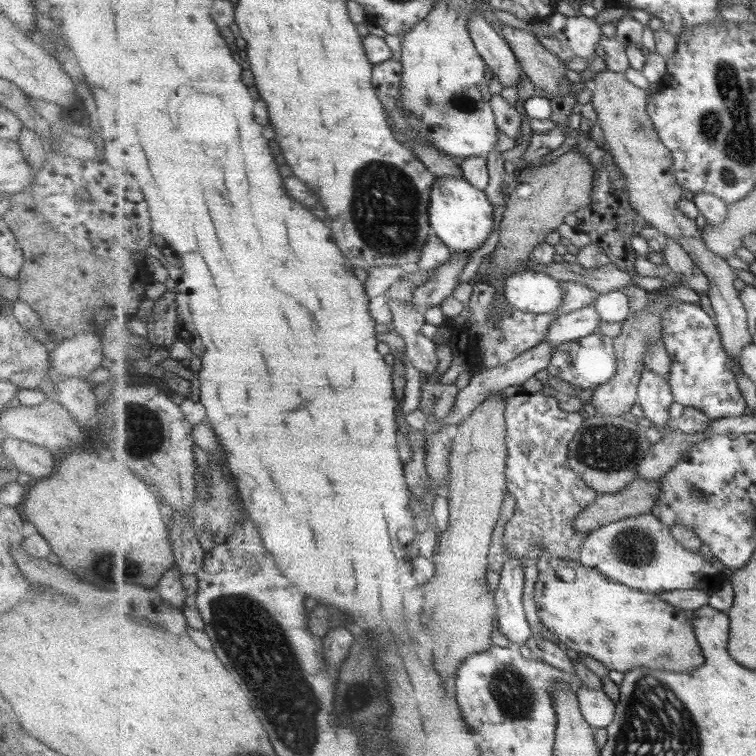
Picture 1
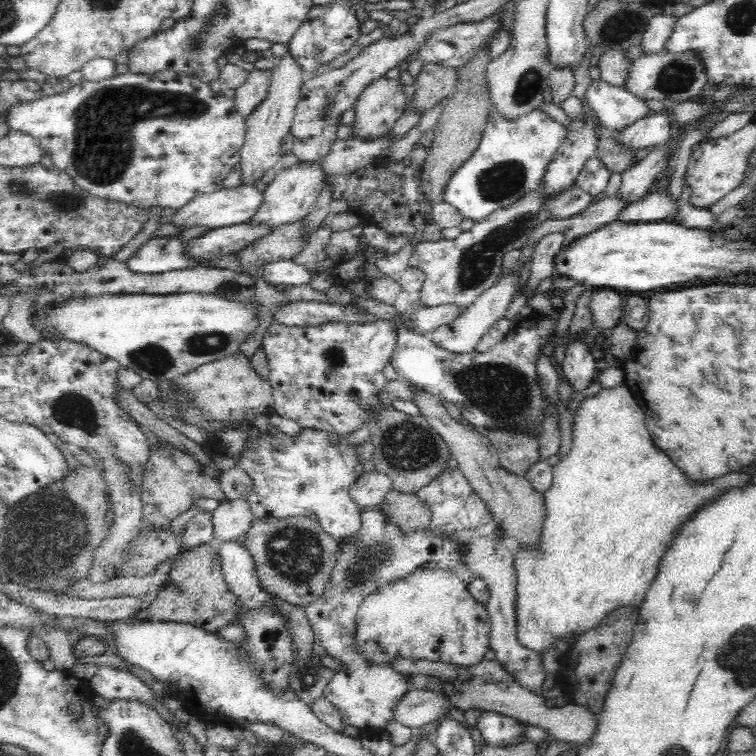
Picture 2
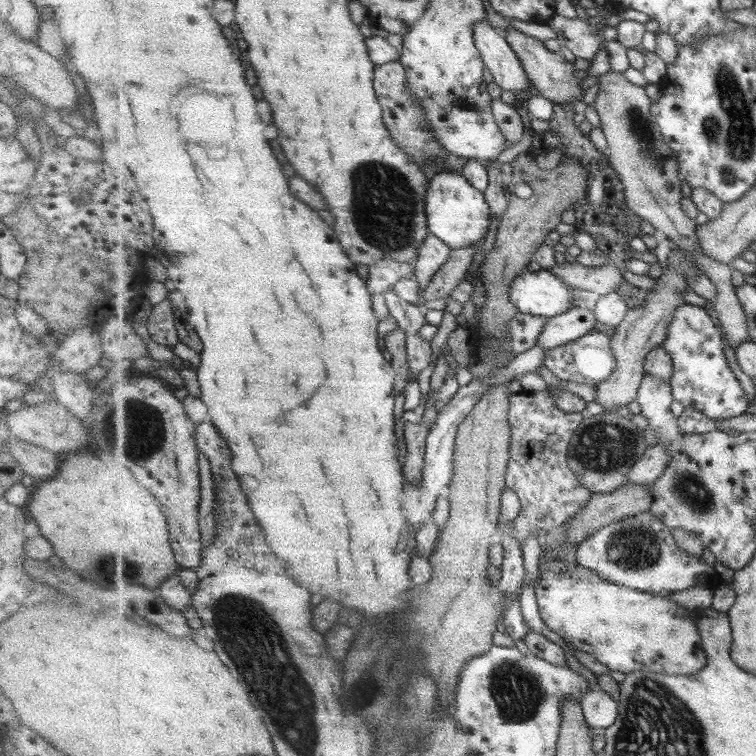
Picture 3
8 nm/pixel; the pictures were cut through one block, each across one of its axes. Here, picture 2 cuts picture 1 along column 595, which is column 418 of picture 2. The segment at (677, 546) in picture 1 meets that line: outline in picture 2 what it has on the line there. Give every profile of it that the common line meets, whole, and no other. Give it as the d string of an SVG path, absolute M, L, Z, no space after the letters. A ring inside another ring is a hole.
M374 506L372 508L368 508L366 510L362 509L362 528L360 529L360 534L357 536L357 543L344 543L339 546L339 551L337 554L336 564L333 564L333 569L331 570L332 578L330 578L330 586L328 586L328 590L326 590L326 594L321 599L317 601L311 602L307 607L305 607L306 616L308 617L309 623L311 624L313 633L315 634L315 642L322 645L322 648L326 650L328 655L334 656L338 662L342 662L342 670L336 670L332 672L332 678L328 680L328 684L326 684L326 688L324 688L323 696L328 699L335 707L340 715L342 723L344 727L348 728L374 728L374 730L378 730L378 734L386 733L386 726L388 726L388 722L394 722L398 719L395 718L395 706L396 703L399 703L399 700L409 691L410 684L404 678L404 674L400 674L400 672L396 672L394 668L391 667L390 663L387 664L372 664L371 660L364 658L357 649L356 641L357 641L357 630L356 630L356 615L359 611L359 606L361 602L370 594L373 594L380 586L385 586L389 584L389 582L395 582L399 579L404 579L409 574L412 574L414 570L418 570L418 568L452 568L455 569L459 565L462 564L460 561L460 553L458 553L458 549L456 549L456 545L450 541L450 539L440 539L440 537L436 537L434 533L430 533L427 529L417 530L410 535L404 535L400 529L392 524L389 524L385 517L379 512L378 506Z

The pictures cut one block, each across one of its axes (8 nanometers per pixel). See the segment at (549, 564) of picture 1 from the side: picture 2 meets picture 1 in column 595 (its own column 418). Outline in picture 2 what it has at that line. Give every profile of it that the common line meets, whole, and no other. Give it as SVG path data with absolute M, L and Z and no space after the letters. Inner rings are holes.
M418 568L404 579L380 586L361 602L355 621L357 649L372 664L387 664L396 656L413 656L466 667L481 662L489 650L491 622L487 608L470 595L468 584L452 568Z

